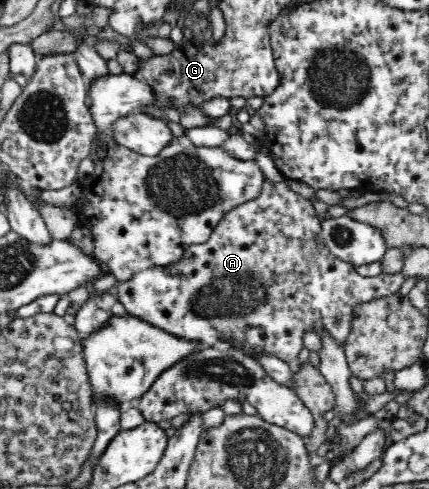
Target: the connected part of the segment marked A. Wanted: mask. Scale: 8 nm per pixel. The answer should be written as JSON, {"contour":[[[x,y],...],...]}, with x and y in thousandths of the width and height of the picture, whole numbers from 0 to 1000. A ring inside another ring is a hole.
{"contour":[[[618,364],[604,397],[592,407],[550,421],[538,434],[524,438],[483,495],[445,503],[415,536],[403,536],[387,544],[357,542],[340,552],[322,554],[303,573],[275,577],[263,599],[273,616],[291,628],[291,634],[303,644],[329,650],[333,656],[347,658],[354,667],[406,685],[410,691],[422,691],[441,701],[462,699],[462,703],[483,706],[506,703],[506,699],[510,703],[524,703],[524,699],[559,703],[564,716],[578,720],[585,728],[641,728],[641,732],[650,732],[650,736],[660,736],[674,746],[685,736],[692,736],[697,724],[711,716],[706,687],[716,679],[767,685],[767,691],[776,693],[781,701],[802,714],[821,679],[832,630],[853,620],[911,607],[916,601],[928,599],[935,581],[944,573],[932,558],[890,558],[874,566],[839,564],[823,540],[804,536],[772,517],[767,505],[758,501],[758,489],[751,483],[748,448],[744,448],[744,440],[730,425],[725,405],[716,407],[702,397],[683,393],[669,380],[667,366],[641,370],[641,366]]]}

